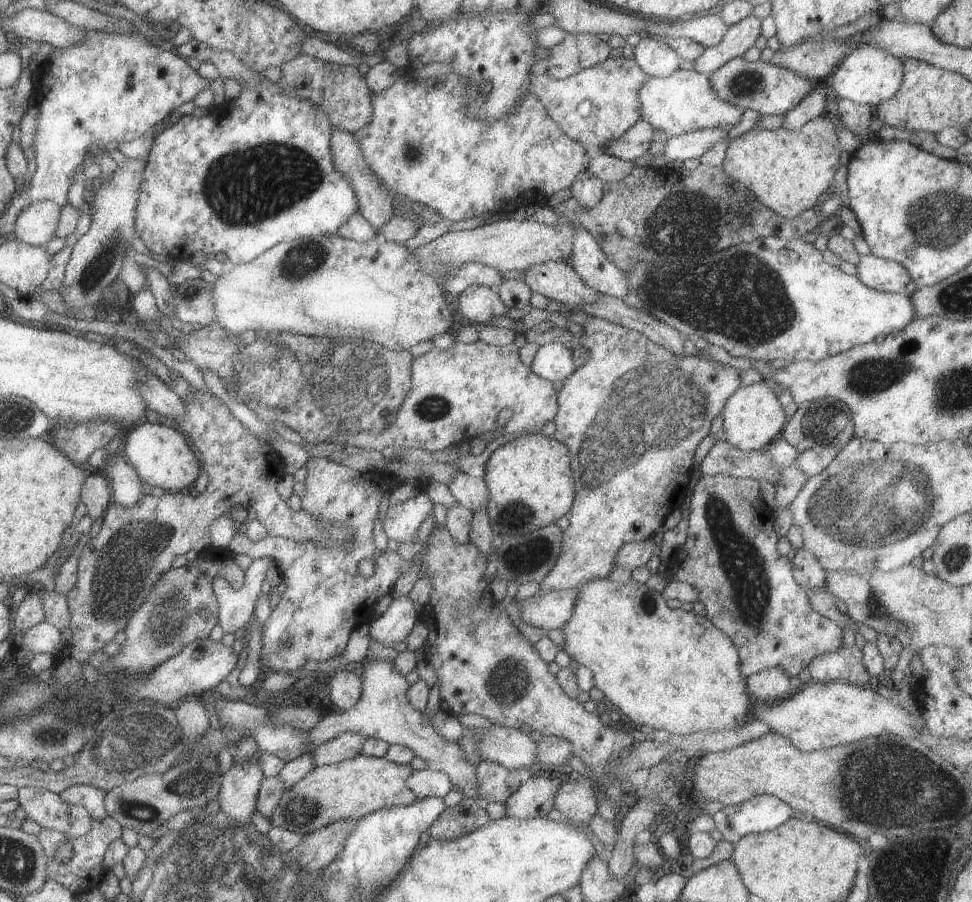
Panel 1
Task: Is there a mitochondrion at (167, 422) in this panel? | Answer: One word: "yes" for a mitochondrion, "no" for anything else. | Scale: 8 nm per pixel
no

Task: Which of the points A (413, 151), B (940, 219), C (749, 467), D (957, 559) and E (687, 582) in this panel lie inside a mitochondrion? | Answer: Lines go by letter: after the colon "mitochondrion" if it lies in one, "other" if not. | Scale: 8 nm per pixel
A: mitochondrion
B: mitochondrion
C: other
D: mitochondrion
E: other

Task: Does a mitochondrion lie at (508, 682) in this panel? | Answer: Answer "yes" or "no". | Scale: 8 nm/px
yes

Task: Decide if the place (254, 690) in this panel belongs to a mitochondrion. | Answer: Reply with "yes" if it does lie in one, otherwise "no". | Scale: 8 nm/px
no

